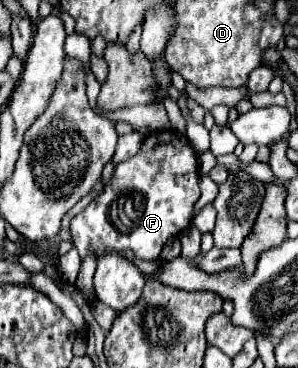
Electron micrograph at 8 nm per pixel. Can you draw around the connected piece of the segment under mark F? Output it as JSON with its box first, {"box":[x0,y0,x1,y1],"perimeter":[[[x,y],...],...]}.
{"box":[72,131,200,259],"perimeter":[[[176,131],[150,133],[134,157],[116,165],[114,175],[104,187],[104,191],[82,213],[78,213],[72,219],[72,243],[78,249],[80,257],[86,257],[94,251],[98,251],[100,255],[108,255],[120,253],[122,249],[132,249],[142,259],[158,259],[164,243],[188,227],[194,203],[200,197],[198,177],[198,155],[186,135],[180,135]]]}

